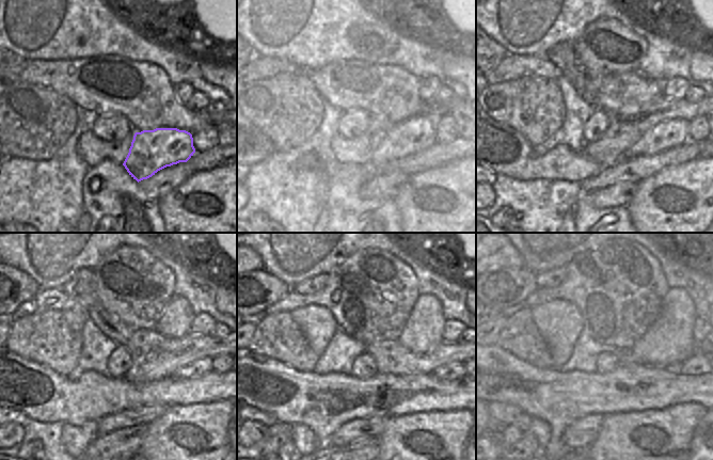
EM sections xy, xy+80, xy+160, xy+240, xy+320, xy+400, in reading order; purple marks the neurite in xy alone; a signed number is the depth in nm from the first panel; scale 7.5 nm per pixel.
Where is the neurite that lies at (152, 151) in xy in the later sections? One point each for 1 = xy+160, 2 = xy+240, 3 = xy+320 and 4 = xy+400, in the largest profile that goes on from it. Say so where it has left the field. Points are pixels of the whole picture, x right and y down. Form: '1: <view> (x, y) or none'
1: xy+160 (666, 135)
2: xy+240 (199, 368)
3: xy+320 (452, 370)
4: xy+400 (693, 366)

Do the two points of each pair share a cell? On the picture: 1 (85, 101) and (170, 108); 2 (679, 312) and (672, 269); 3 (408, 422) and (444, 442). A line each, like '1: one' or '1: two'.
1: one
2: two
3: one

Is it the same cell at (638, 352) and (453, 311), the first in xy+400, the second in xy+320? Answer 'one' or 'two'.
two

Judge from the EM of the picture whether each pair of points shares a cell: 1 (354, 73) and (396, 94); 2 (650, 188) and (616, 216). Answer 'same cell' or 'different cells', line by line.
1: same cell
2: different cells

